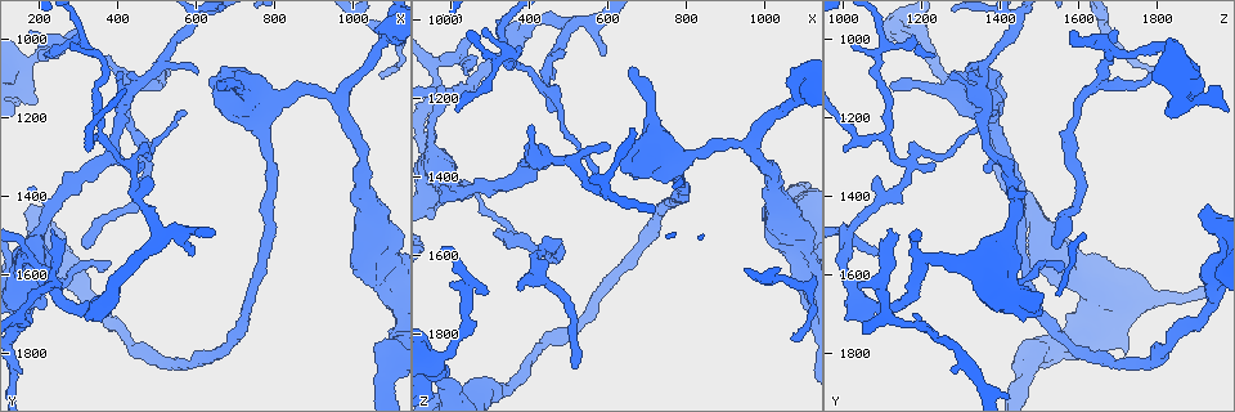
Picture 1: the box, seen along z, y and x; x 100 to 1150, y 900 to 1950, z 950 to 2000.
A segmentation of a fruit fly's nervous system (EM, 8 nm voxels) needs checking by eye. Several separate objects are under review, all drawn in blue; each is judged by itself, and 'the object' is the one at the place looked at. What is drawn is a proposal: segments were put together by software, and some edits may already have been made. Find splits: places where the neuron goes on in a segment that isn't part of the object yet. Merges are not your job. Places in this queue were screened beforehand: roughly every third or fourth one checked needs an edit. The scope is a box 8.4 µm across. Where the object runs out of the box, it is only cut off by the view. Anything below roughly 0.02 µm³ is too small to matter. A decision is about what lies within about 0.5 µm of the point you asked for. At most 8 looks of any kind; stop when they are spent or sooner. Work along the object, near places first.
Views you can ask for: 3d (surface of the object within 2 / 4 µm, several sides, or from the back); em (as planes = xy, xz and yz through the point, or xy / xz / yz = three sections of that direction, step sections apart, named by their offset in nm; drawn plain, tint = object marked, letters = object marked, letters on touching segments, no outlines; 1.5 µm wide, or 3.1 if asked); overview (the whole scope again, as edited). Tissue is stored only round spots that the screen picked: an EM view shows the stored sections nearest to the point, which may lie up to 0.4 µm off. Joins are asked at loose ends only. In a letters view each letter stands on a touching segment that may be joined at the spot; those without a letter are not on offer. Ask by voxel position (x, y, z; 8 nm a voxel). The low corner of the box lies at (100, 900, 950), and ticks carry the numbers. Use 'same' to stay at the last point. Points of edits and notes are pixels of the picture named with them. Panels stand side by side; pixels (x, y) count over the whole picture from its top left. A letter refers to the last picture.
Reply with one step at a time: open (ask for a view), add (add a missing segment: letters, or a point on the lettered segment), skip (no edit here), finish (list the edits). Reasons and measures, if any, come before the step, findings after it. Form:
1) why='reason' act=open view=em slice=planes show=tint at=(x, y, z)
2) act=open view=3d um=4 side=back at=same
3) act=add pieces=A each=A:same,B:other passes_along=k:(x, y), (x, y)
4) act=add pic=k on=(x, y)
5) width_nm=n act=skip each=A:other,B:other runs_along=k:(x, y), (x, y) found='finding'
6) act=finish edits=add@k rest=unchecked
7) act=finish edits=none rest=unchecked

why='branch stops here' act=open view=3d um=4 at=(580, 1545, 1095)

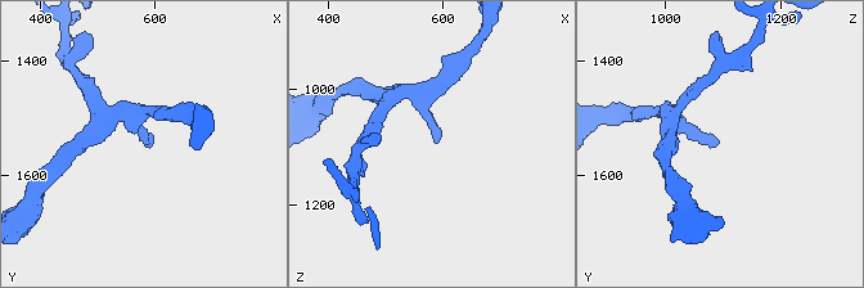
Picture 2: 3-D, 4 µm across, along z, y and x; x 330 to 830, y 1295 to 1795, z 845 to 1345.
why='need the tissue' act=open view=em slice=planes show=plain at=(585, 1545, 1090)

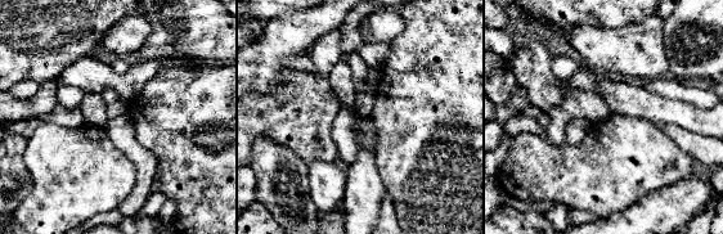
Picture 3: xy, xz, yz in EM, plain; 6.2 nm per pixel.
act=open view=em slice=planes show=letters at=same

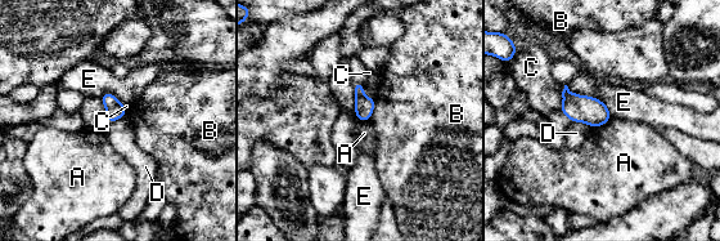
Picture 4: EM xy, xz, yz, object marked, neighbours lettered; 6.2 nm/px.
width_nm=130 act=skip each=A:other,B:other,C:other,D:other,E:other border=4:(611, 117), (599, 126), (590, 128) found='none of them fits'

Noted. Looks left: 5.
why='free end' act=open view=3d um=2 at=(290, 1020, 1020)

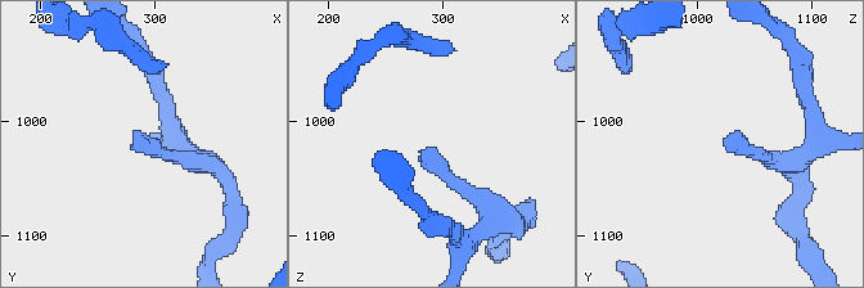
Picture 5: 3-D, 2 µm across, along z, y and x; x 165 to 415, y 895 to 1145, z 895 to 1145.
act=open view=em slice=xz step=8 show=letters at=(284, 1016, 1024)

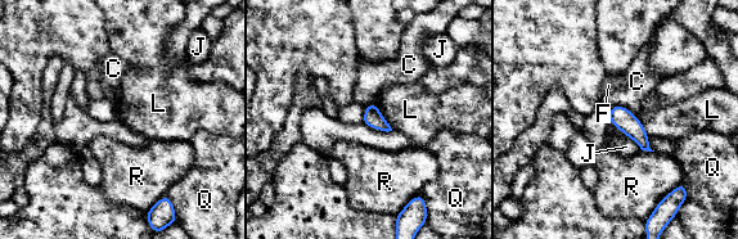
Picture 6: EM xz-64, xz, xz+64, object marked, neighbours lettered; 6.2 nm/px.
act=skip each=C:other,F:other,J:other,L:other,Q:other,R:other border=6:(610, 107), (626, 107), (637, 117) found='no lettered segment goes on from it'

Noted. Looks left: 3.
why='thin end' act=open view=3d um=4 at=(470, 1360, 1090)

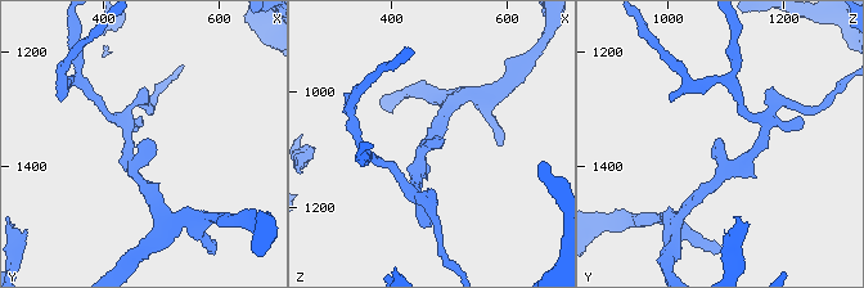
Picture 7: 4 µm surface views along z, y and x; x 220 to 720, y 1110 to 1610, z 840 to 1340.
why='shape alone is not enough' act=open view=em slice=planes show=letters at=(470, 1350, 1085)

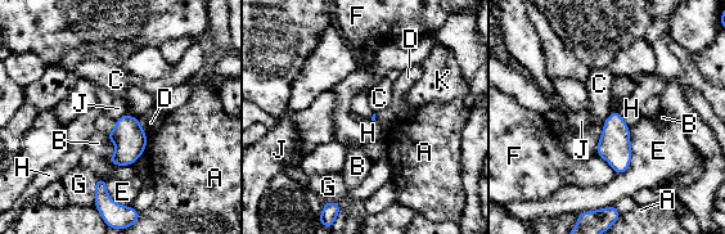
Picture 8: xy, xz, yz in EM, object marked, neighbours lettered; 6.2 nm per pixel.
act=skip each=A:other,B:other,C:other,D:other,E:other,F:other,G:other,H:other,J:other,K:other border=8:(125, 112), (115, 120) found='no lettered segment goes on from it'

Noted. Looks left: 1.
act=finish edits=none rest=unchecked

